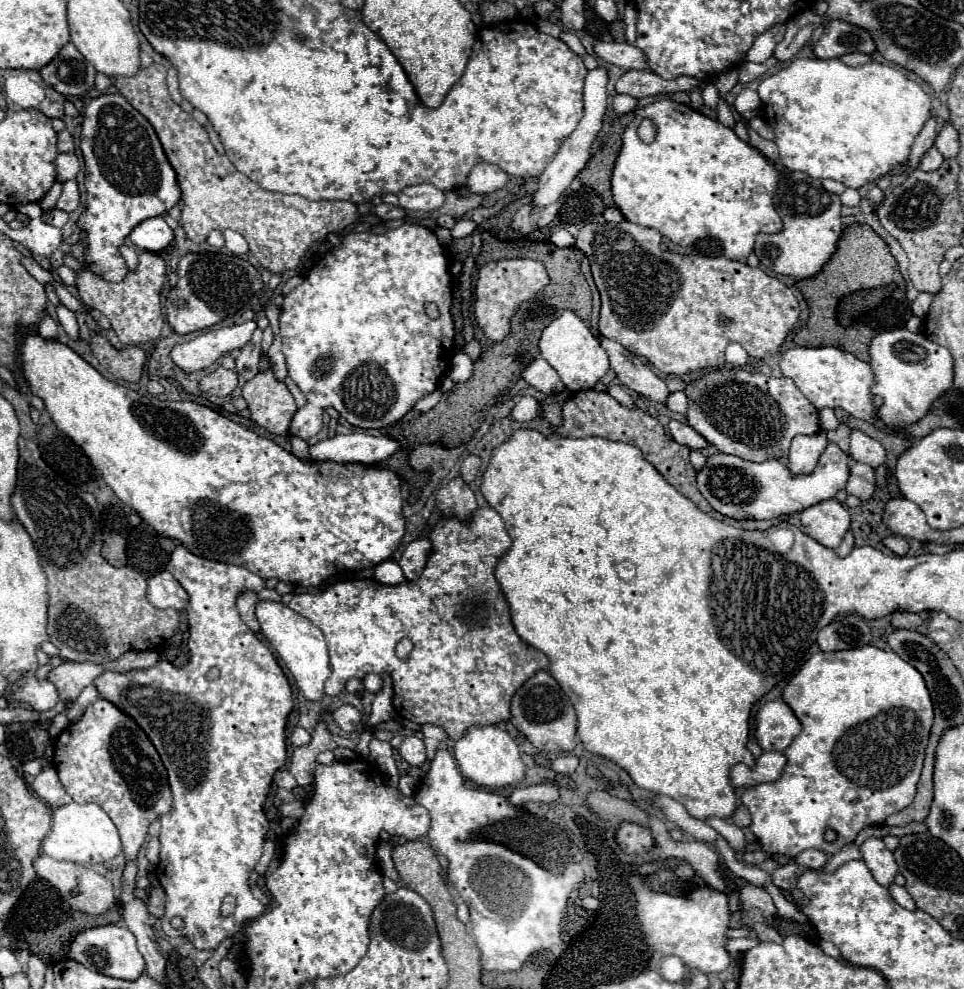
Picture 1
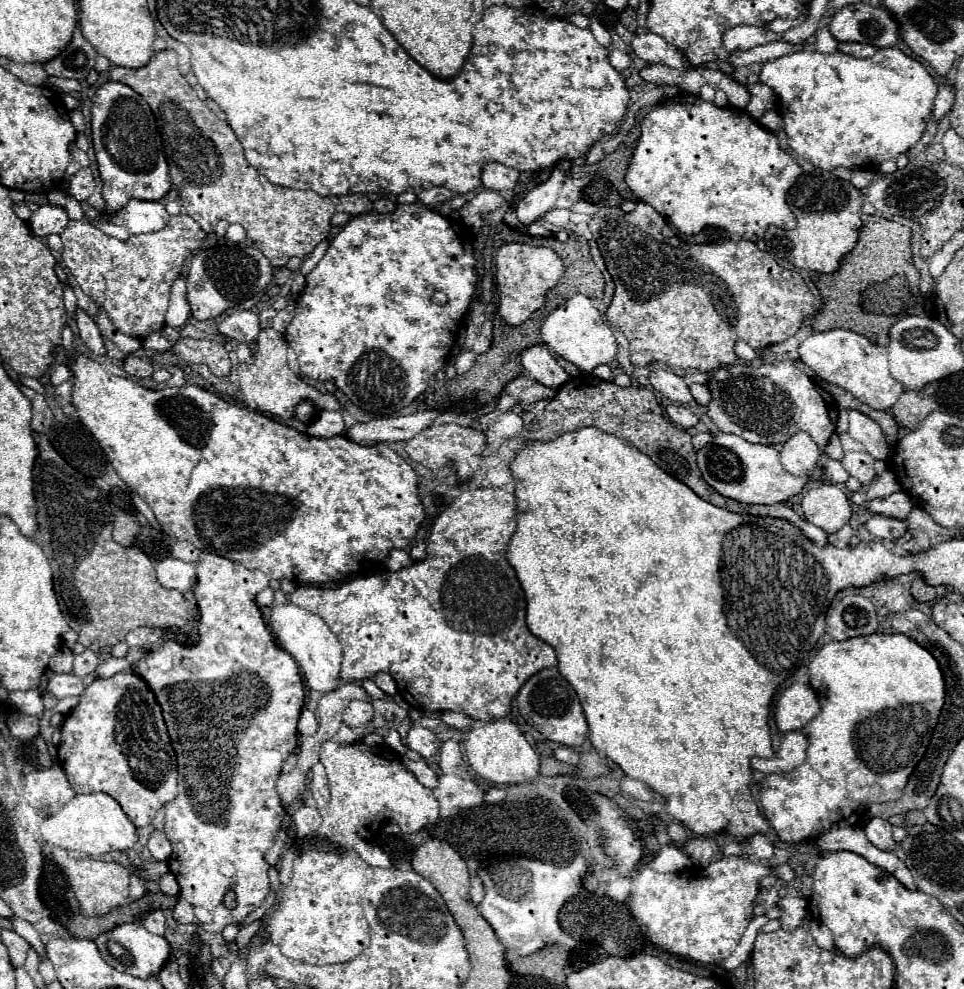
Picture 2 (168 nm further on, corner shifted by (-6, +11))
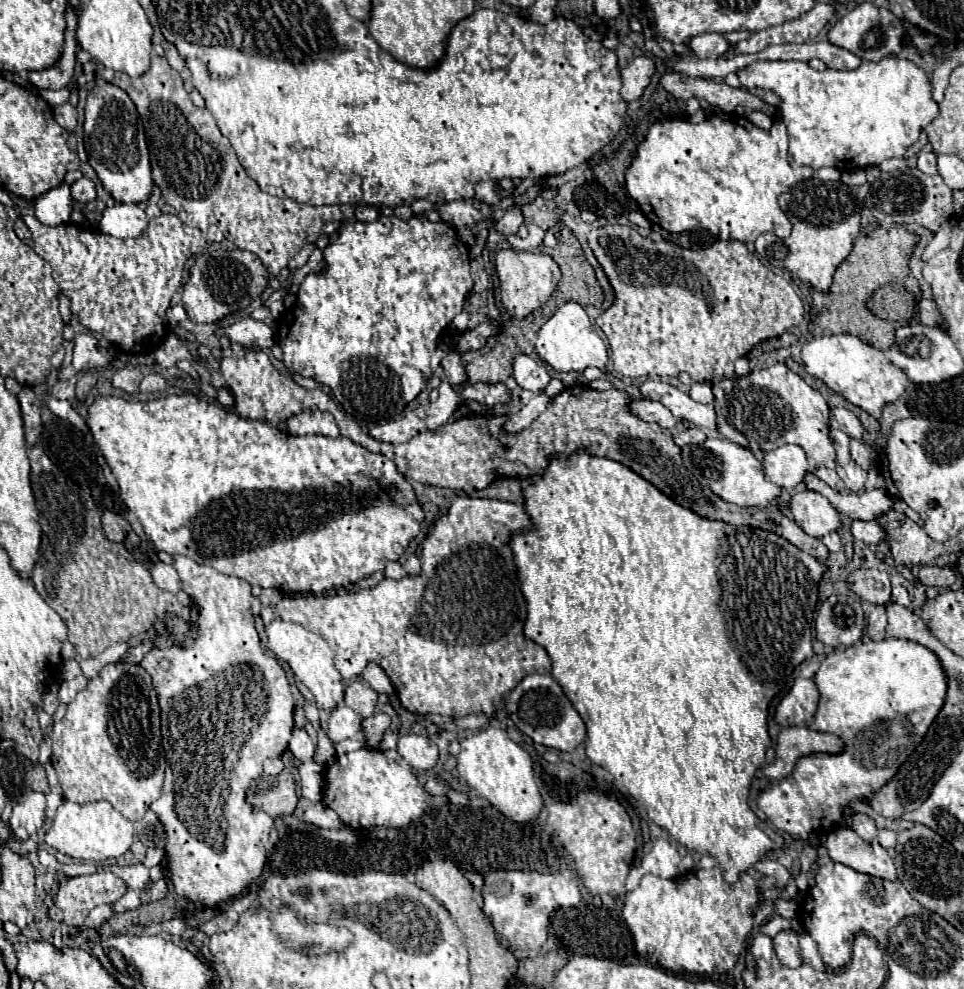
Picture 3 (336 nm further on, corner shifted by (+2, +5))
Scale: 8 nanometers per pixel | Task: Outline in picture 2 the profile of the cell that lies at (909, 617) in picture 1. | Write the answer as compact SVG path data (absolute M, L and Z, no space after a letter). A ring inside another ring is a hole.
M919 576L913 578L913 582L911 582L911 594L919 602L931 602L931 600L937 600L937 596L939 596L937 588L925 584L925 580Z

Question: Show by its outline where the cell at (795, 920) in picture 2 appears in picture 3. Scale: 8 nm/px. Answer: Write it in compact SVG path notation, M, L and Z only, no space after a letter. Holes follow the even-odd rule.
M783 930L779 932L773 942L777 944L777 956L781 960L783 966L789 968L797 968L801 964L801 956L799 956L799 942L797 932L795 930Z

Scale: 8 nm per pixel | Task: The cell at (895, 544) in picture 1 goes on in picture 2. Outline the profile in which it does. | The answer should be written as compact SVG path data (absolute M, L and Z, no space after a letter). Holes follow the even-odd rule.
M875 514L865 526L871 532L871 536L875 536L879 540L899 540L907 532L905 520L897 520L897 518L889 518L889 516L881 516L881 514Z

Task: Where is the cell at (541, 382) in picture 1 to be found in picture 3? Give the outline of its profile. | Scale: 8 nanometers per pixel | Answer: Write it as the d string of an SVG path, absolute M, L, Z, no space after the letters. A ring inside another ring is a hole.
M521 354L513 362L513 378L517 384L531 392L543 392L551 380L545 364L527 354Z

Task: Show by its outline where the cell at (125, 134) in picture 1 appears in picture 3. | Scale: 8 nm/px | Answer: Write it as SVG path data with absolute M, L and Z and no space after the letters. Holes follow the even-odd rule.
M99 82L87 96L85 106L85 150L89 164L97 172L103 188L113 196L115 202L147 202L153 190L149 148L145 142L143 124L137 108L121 88Z

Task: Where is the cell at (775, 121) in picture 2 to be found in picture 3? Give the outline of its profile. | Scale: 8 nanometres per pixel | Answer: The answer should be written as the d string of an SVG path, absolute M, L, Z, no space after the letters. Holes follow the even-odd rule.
M761 110L751 112L747 118L749 118L749 120L751 120L755 126L759 126L759 128L763 128L763 130L769 130L769 128L773 126L773 118L771 118L769 114L761 112Z

